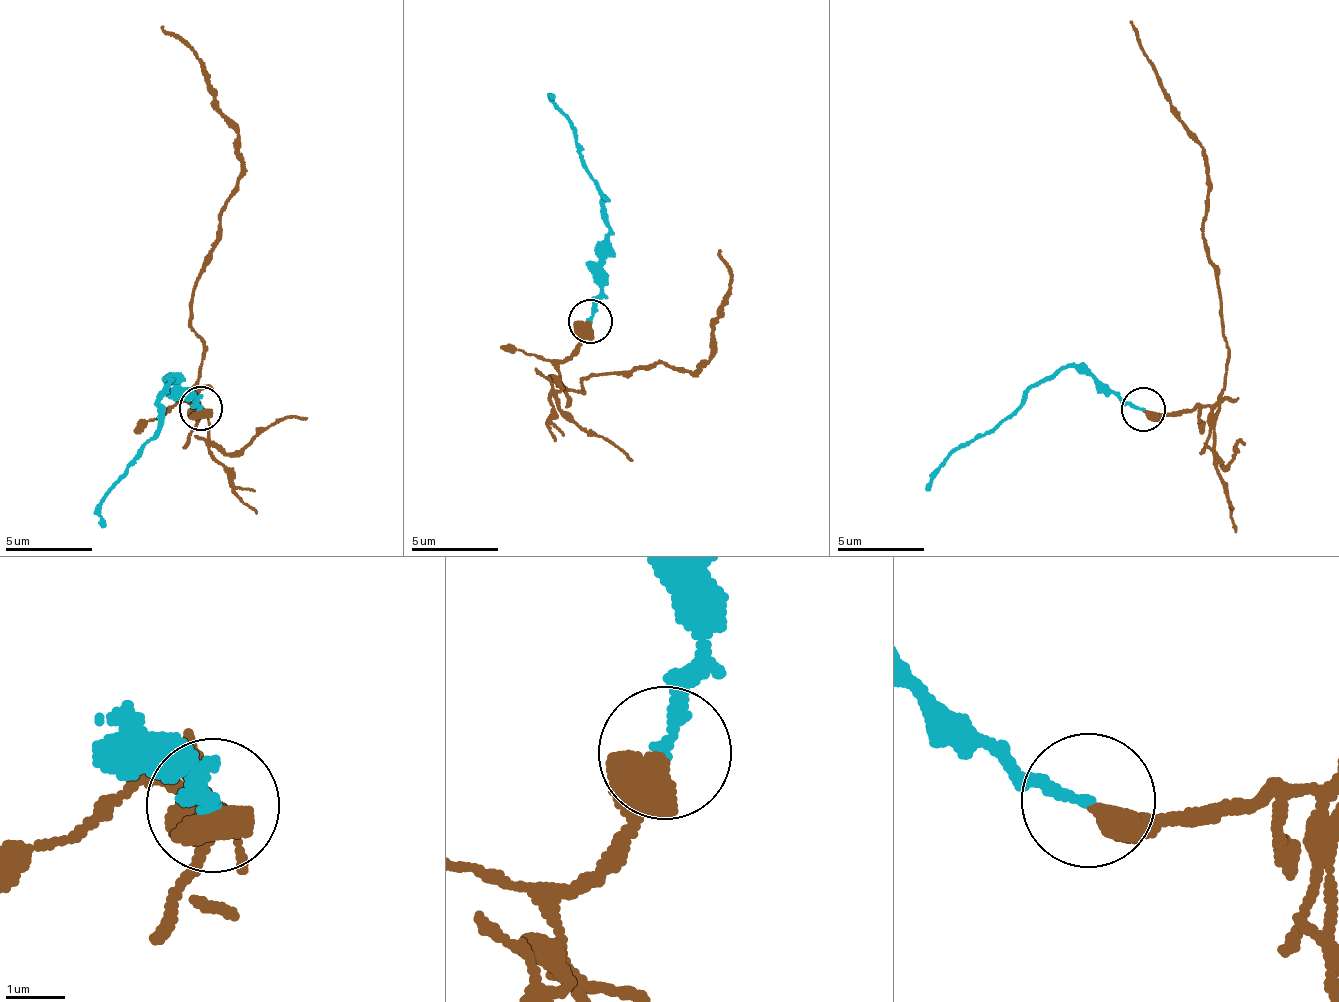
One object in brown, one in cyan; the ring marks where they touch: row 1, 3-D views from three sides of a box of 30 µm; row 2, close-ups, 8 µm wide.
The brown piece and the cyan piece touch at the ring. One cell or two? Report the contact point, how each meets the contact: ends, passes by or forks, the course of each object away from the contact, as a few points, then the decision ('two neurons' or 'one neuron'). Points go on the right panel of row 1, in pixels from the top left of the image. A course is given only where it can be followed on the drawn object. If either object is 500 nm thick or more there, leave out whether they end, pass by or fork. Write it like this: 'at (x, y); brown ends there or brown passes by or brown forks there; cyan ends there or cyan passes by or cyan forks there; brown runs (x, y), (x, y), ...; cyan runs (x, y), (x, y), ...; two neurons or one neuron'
at (1143, 409); brown runs (1144, 410), (1191, 413), (1222, 388), (1229, 350), (1220, 296), (1204, 247), (1205, 150), (1129, 19); cyan runs (1144, 410), (1125, 404), (1087, 373), (1059, 367), (1012, 413), (959, 444), (925, 489); two neurons

